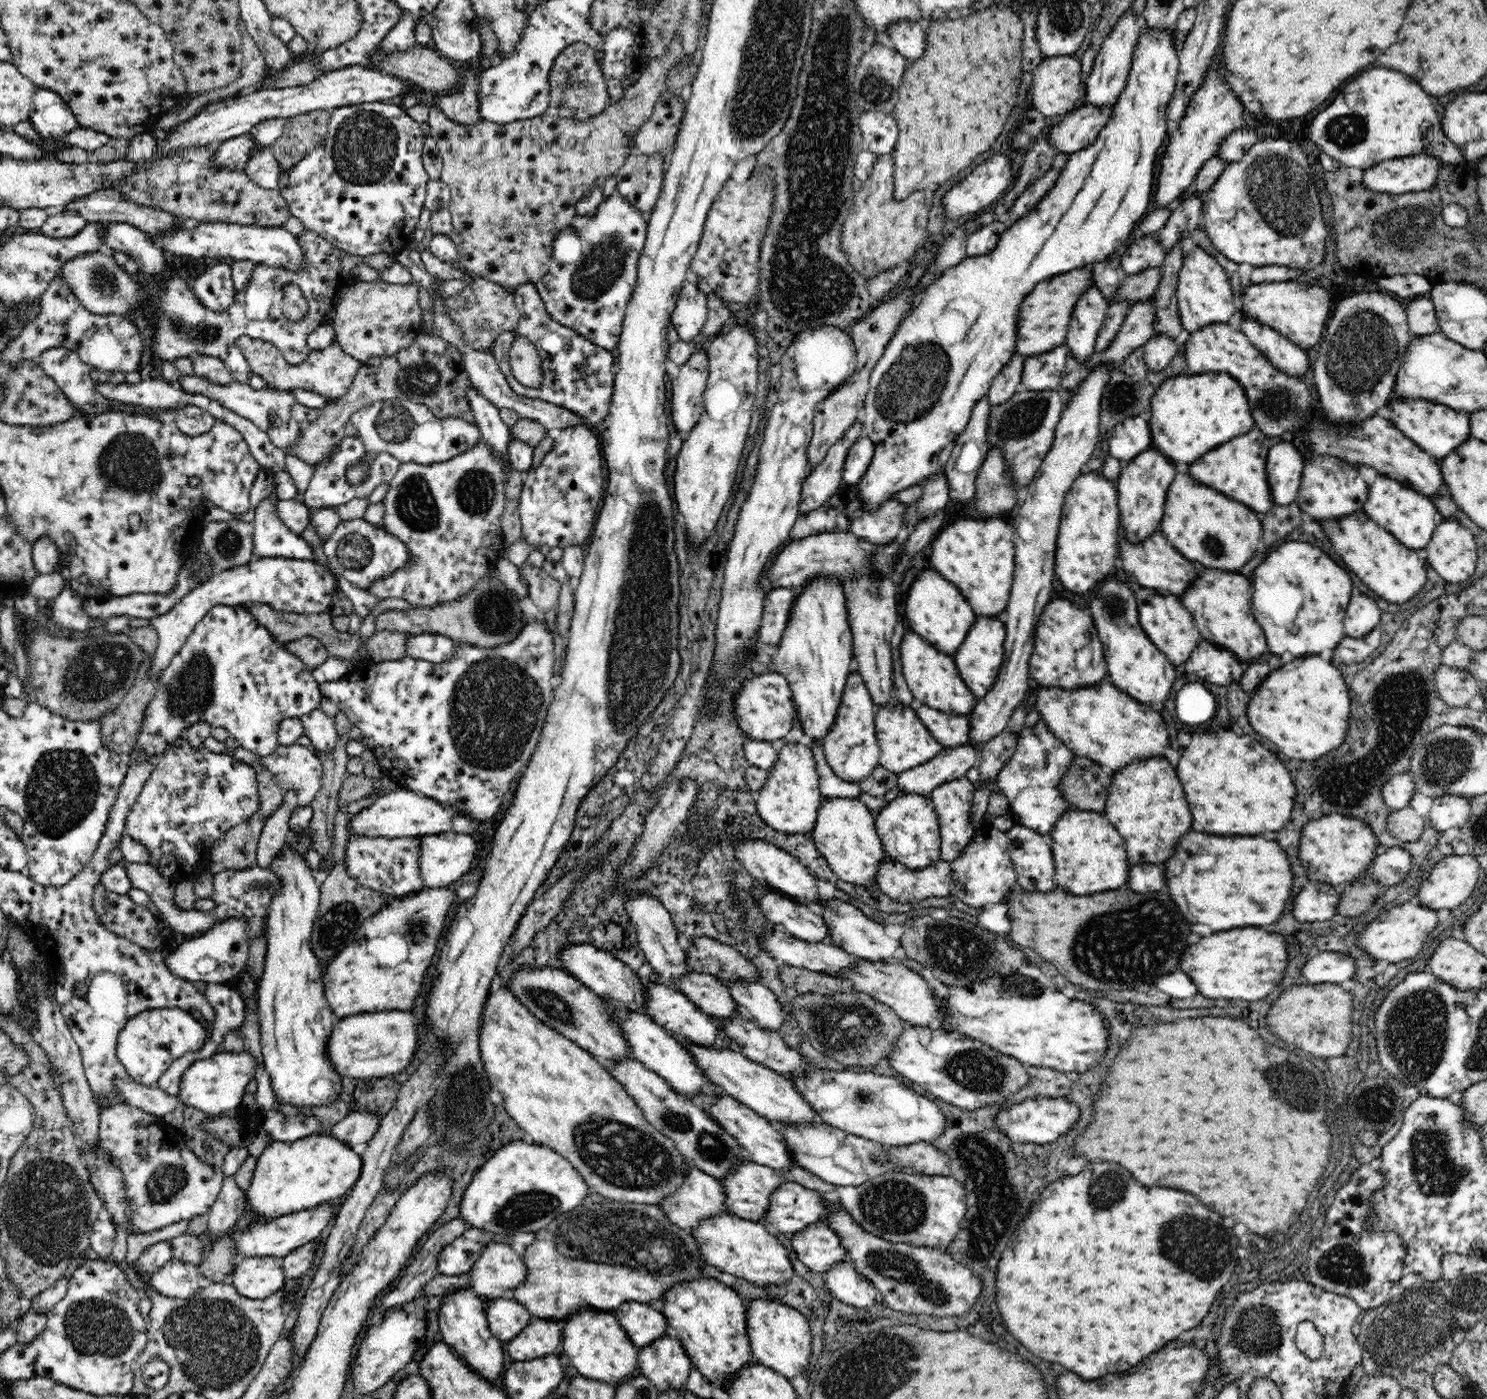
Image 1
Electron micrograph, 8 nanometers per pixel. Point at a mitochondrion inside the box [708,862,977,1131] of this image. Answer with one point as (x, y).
(842, 1028)

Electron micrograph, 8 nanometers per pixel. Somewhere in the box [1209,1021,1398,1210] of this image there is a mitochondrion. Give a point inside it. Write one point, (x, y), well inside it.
(1290, 1082)

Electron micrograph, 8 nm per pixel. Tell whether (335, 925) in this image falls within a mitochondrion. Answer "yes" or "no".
yes

